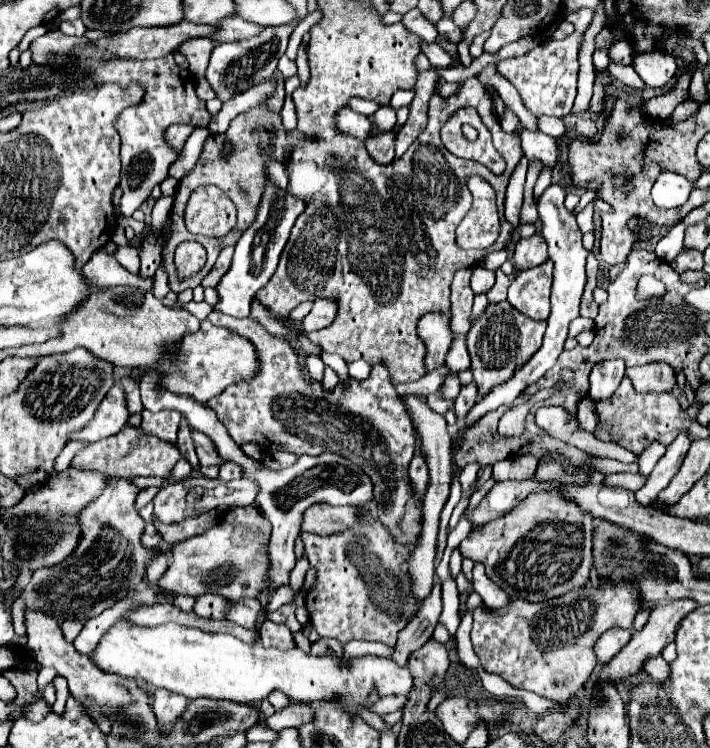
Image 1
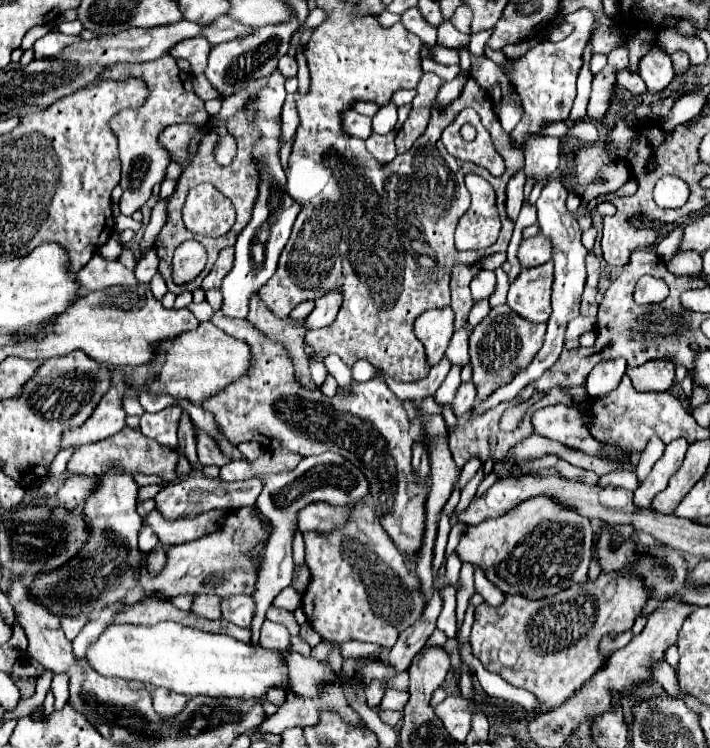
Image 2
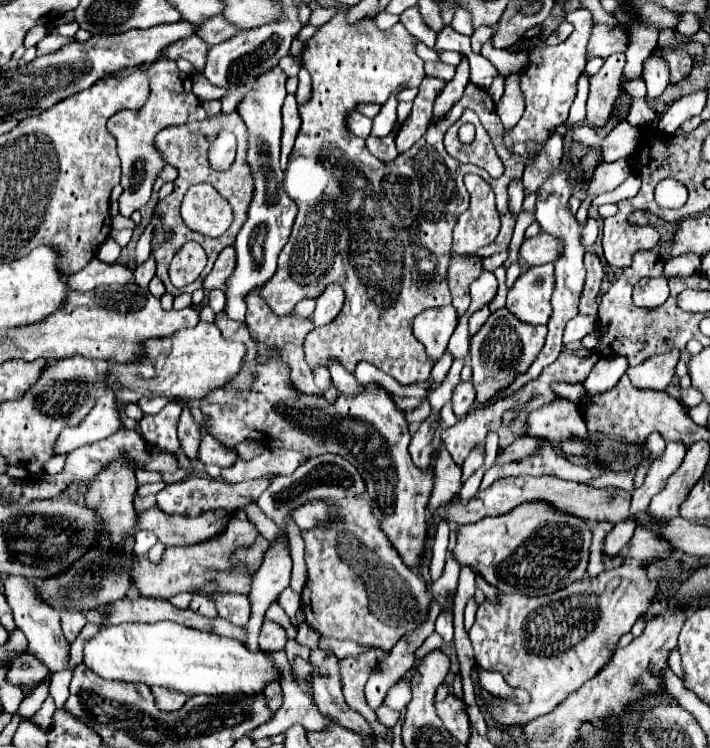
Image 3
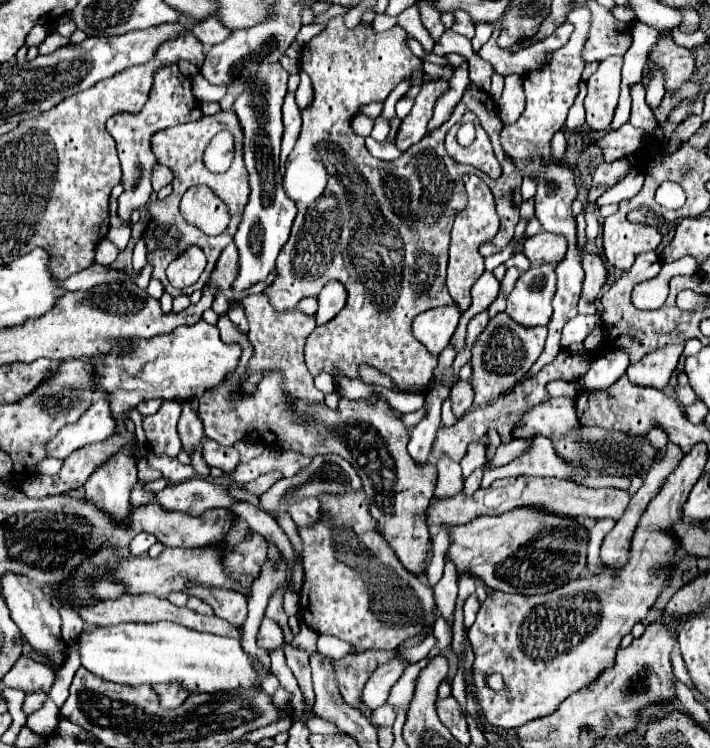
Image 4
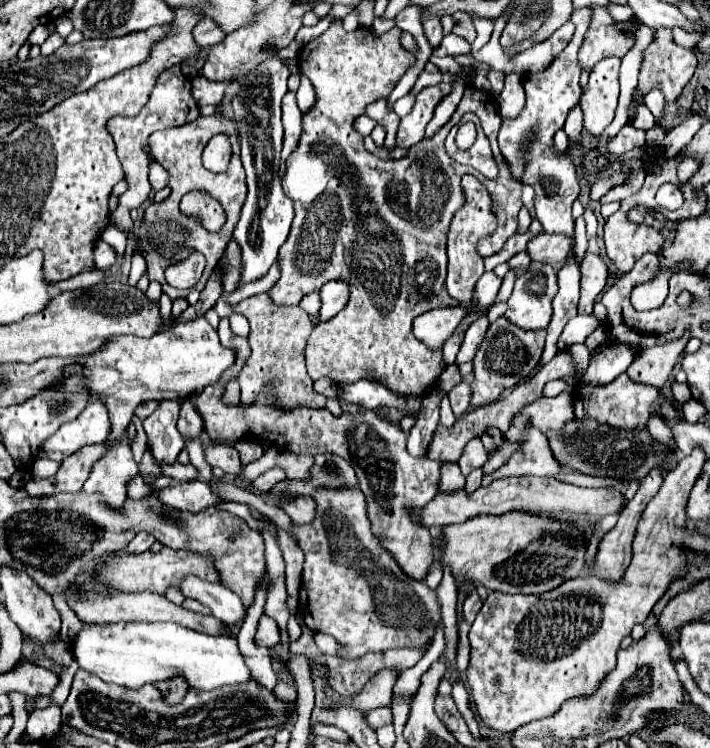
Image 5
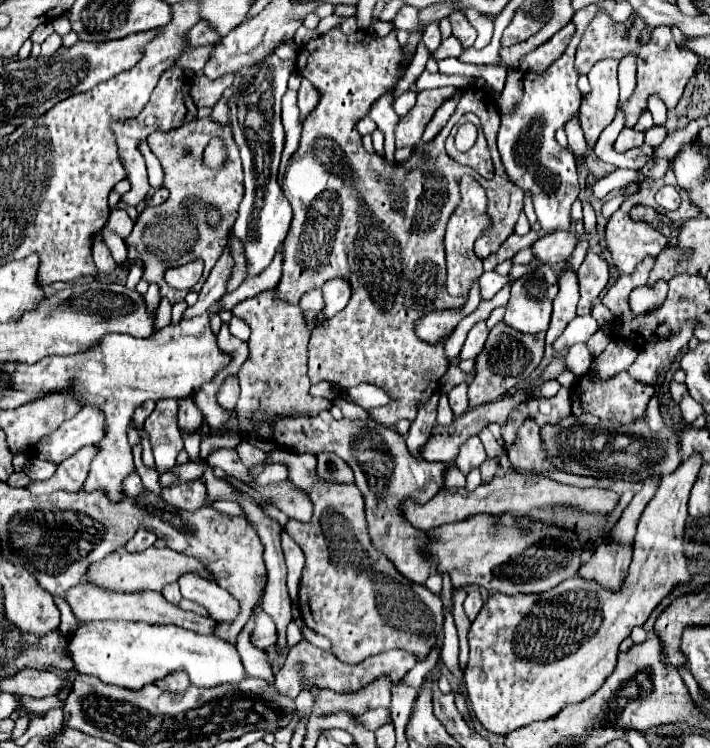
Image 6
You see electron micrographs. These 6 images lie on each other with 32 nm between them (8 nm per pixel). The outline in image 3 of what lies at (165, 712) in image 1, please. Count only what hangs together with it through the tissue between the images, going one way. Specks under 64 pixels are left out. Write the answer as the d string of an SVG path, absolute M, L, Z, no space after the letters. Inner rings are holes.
M152 688L152 694L156 698L156 708L162 712L176 712L188 700L184 694L172 692L170 688Z

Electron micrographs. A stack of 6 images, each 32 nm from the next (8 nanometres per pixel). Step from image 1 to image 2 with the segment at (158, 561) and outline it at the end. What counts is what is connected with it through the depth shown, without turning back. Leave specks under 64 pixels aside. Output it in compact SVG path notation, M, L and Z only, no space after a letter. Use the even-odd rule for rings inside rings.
M158 544L154 550L149 552L147 561L149 562L148 570L151 575L157 575L162 570L164 562L166 562L165 554L164 546L161 544Z

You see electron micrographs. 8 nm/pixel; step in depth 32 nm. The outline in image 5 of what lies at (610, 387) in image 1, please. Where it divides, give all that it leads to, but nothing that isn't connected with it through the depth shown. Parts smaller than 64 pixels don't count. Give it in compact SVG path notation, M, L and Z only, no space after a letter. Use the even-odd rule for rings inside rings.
M610 344L600 354L594 354L582 382L588 386L600 386L614 382L626 368L632 364L634 356L628 348L620 348L620 344Z

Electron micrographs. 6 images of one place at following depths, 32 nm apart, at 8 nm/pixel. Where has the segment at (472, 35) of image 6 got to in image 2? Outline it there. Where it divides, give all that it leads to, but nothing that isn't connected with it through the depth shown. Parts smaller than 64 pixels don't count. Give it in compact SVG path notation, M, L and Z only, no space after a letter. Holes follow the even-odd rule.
M468 4L458 6L458 10L454 12L454 16L452 16L450 20L452 20L452 24L454 24L460 32L468 34L468 24L472 22L472 8L470 8Z

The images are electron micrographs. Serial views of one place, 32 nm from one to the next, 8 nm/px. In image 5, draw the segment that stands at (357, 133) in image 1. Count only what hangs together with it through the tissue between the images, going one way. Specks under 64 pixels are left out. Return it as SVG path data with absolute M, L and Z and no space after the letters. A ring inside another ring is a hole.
M358 116L358 118L354 120L354 130L356 130L358 134L362 134L362 136L368 136L374 126L376 126L376 122L374 122L372 118L368 118L368 116Z

